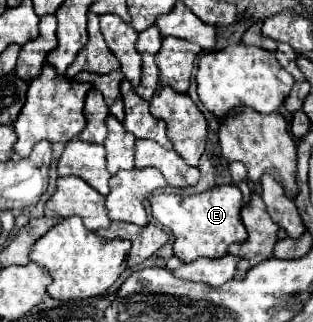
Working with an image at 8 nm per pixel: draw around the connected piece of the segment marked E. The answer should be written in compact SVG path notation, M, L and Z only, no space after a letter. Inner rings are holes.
M217 185L205 193L197 193L189 197L167 195L167 193L157 193L151 197L153 217L173 233L175 237L173 251L185 263L191 263L197 257L209 257L209 259L223 257L229 245L245 241L247 231L245 225L241 223L241 215L239 215L241 207L243 201L237 185Z

